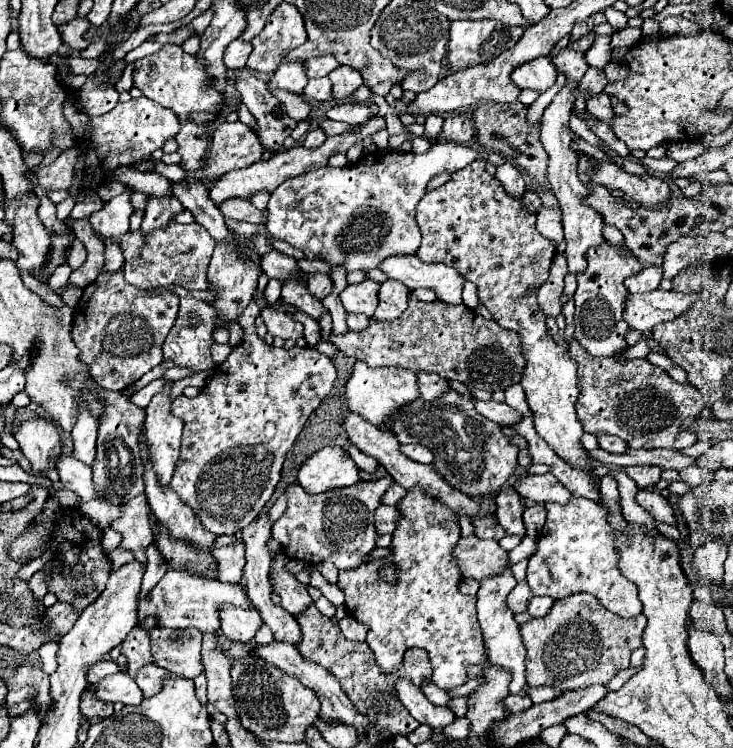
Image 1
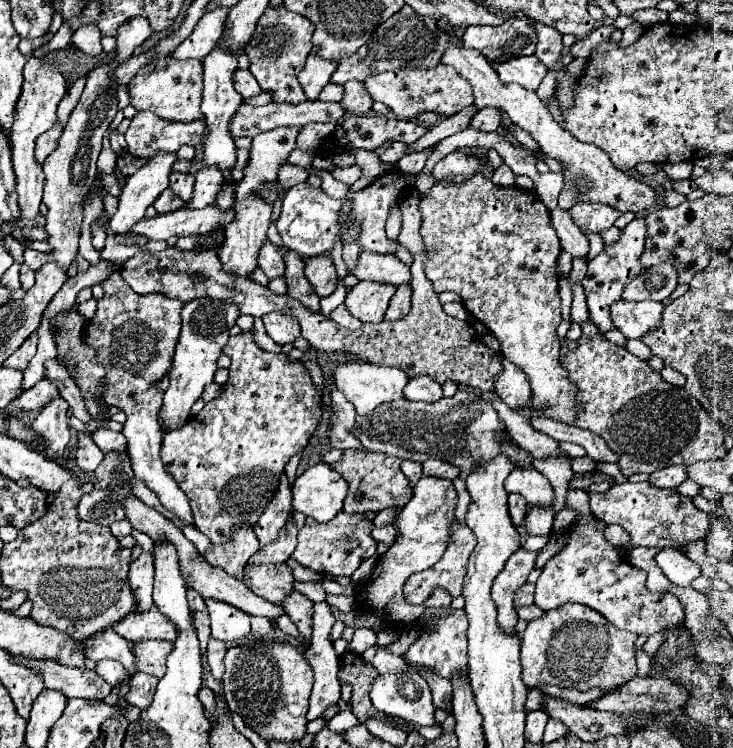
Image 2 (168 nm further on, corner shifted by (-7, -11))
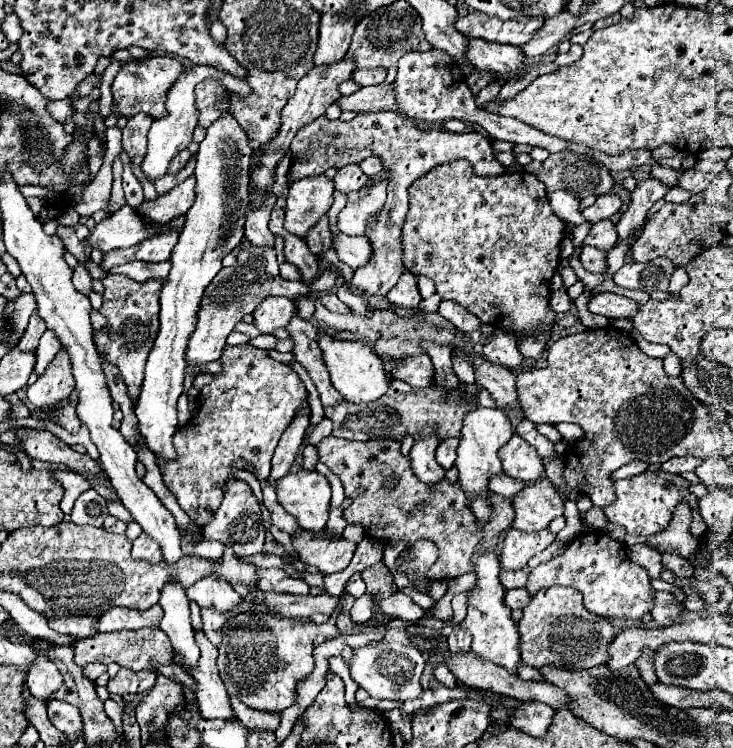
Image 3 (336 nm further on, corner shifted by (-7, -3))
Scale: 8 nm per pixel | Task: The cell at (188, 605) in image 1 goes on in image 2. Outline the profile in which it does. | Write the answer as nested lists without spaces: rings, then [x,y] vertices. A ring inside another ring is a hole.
[[[155,606],[147,612],[129,614],[127,618],[113,624],[113,630],[129,642],[141,642],[153,638],[173,642],[177,638],[175,626]]]

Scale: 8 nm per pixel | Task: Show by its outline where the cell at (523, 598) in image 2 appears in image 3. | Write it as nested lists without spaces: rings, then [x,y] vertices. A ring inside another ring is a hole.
[[[525,566],[525,568],[517,570],[517,572],[505,572],[505,570],[503,570],[503,572],[501,572],[501,584],[503,584],[507,590],[511,590],[511,588],[525,588],[529,572],[531,572],[529,566]]]

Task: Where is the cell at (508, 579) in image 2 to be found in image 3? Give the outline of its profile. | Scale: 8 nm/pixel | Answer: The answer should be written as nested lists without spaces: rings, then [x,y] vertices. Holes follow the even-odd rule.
[[[511,528],[507,532],[507,538],[501,550],[501,566],[505,570],[521,570],[535,554],[545,550],[553,540],[555,540],[555,534],[551,534],[549,530],[525,534]]]

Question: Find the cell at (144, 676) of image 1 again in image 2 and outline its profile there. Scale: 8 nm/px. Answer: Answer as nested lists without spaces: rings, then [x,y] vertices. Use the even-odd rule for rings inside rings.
[[[135,672],[131,676],[131,688],[125,694],[125,700],[129,704],[145,710],[151,704],[151,700],[153,700],[155,686],[157,686],[157,678],[149,676],[149,674],[143,674],[143,672]]]

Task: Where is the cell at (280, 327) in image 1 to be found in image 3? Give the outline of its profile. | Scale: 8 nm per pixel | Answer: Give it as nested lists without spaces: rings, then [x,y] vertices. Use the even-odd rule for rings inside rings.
[[[269,296],[253,310],[255,326],[261,334],[273,334],[275,330],[285,328],[295,314],[297,314],[295,302],[281,296]]]

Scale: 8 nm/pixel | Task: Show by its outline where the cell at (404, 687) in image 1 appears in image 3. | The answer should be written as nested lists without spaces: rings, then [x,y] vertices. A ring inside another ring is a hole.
[[[383,642],[379,646],[363,646],[353,650],[353,660],[351,660],[351,678],[369,692],[373,698],[381,700],[411,700],[417,698],[423,688],[419,684],[419,678],[425,668],[425,656],[417,648],[401,646],[397,642]]]

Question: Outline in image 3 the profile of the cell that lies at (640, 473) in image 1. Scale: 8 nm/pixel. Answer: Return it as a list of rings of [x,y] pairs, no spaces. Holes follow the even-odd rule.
[[[687,456],[687,458],[671,458],[671,460],[667,460],[661,468],[663,468],[665,472],[671,472],[671,474],[683,474],[683,472],[695,470],[699,464],[701,464],[699,458]]]

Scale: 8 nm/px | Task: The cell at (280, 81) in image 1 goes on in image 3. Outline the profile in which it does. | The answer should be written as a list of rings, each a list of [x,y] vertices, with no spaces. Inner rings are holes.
[[[321,16],[319,42],[315,50],[315,66],[337,64],[349,48],[355,24],[347,16]]]

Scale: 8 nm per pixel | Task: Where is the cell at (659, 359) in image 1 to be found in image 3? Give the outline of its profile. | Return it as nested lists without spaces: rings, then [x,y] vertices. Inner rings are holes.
[[[638,333],[634,334],[633,338],[635,342],[637,342],[639,348],[649,357],[663,359],[670,353],[670,348],[667,345],[647,342],[647,340]]]

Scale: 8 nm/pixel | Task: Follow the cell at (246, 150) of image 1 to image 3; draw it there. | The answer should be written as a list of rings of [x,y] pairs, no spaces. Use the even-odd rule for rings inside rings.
[[[191,174],[183,184],[175,186],[165,196],[157,196],[157,200],[153,200],[153,202],[143,202],[139,206],[139,212],[145,218],[149,218],[149,220],[153,220],[157,224],[165,224],[171,218],[185,214],[193,206],[193,200],[195,200],[195,184],[197,184],[197,180]]]

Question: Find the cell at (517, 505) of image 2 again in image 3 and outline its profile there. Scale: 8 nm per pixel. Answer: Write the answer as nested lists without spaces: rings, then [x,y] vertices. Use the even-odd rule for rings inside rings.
[[[505,474],[495,476],[495,478],[491,480],[493,492],[495,492],[495,494],[501,494],[501,496],[505,496],[505,498],[509,498],[509,500],[515,498],[515,496],[523,490],[523,486],[525,486],[525,484],[521,484],[521,480],[513,480],[513,478],[505,476]]]

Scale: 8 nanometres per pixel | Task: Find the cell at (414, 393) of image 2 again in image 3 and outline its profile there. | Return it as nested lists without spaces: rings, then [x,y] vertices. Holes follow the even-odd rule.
[[[427,354],[411,356],[403,364],[395,364],[387,358],[383,358],[383,360],[385,360],[385,368],[389,368],[389,372],[393,372],[393,378],[403,380],[413,388],[427,388],[433,384],[433,362]]]

